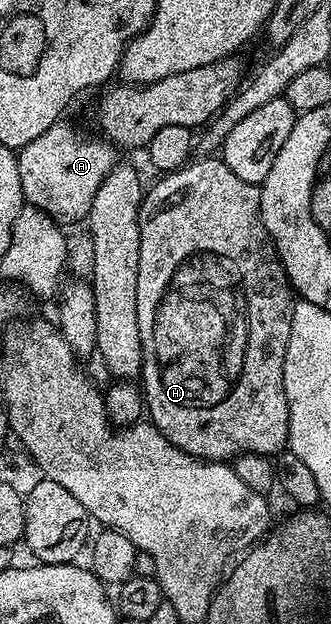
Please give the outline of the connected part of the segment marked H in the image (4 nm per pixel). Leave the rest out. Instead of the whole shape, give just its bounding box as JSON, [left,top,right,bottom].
[136,155,296,463]

